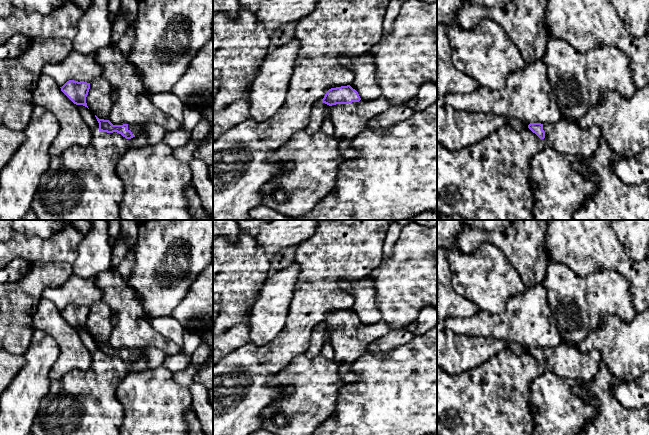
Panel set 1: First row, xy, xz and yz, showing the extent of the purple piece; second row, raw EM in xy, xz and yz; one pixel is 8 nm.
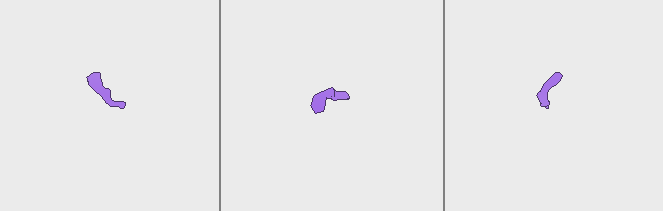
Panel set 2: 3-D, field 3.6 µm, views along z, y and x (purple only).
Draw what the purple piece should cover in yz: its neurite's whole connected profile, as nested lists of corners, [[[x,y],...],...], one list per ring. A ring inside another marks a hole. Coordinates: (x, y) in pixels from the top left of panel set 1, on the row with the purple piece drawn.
[[[561,117],[556,123],[541,124],[530,123],[528,128],[540,139],[543,139],[546,146],[563,155],[584,158],[591,158],[599,148],[602,139],[601,130],[598,126],[583,129],[577,122]]]

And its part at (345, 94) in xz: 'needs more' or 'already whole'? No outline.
needs more

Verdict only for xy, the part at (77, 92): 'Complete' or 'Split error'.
Complete

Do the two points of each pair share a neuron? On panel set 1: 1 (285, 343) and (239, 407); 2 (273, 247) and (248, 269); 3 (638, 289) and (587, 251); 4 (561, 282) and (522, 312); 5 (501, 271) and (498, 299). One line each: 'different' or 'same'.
1: same
2: different
3: same
4: different
5: same

